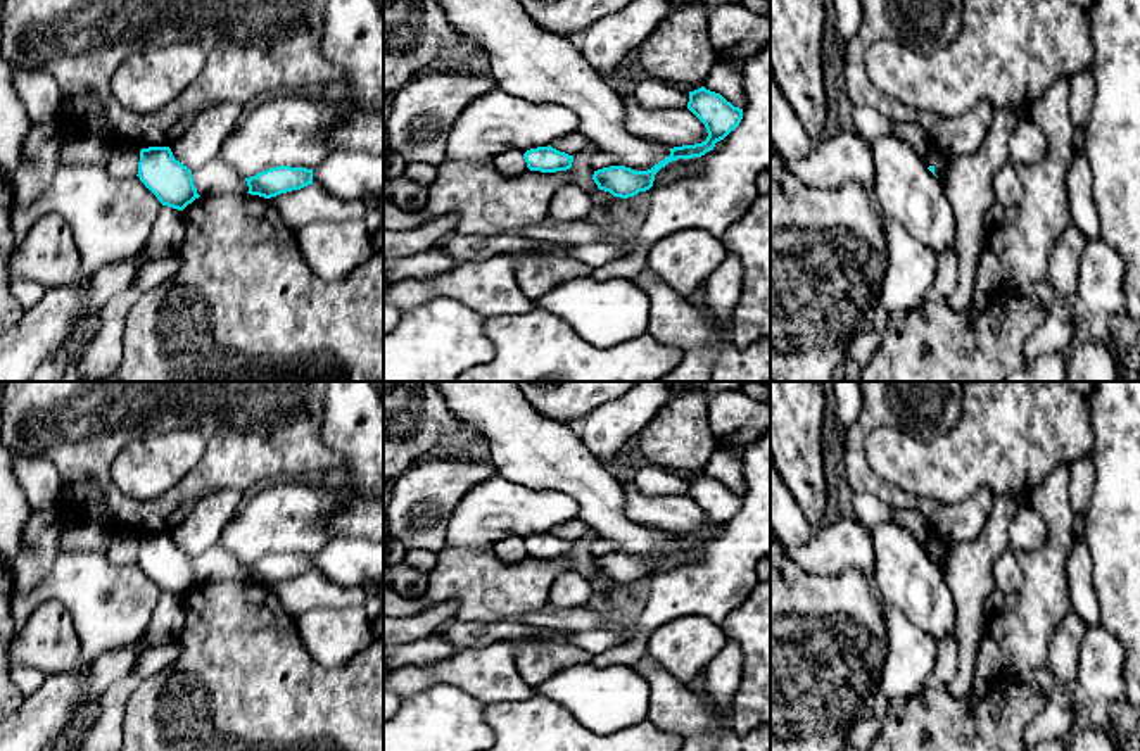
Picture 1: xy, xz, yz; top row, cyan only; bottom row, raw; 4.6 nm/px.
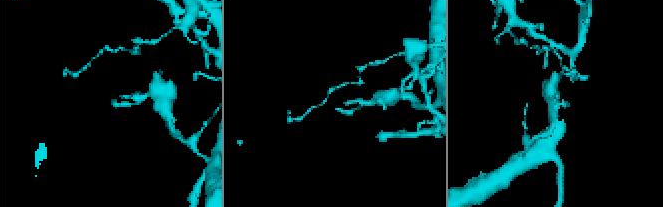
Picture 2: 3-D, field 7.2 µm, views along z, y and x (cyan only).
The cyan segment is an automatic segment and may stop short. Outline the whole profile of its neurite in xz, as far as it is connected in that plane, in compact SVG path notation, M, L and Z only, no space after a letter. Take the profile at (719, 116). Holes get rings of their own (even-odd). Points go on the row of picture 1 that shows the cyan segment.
M705 86L689 92L687 109L705 124L706 140L694 145L670 148L670 155L655 164L648 171L634 171L625 166L610 166L594 171L592 180L599 190L610 192L613 197L629 199L653 186L655 174L668 162L677 159L701 157L713 150L715 143L734 131L741 119L743 109L734 107L720 93Z

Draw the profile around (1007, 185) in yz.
M1009 161L993 178L997 204L1004 209L1017 207L1023 199L1023 183L1017 176L1014 162Z

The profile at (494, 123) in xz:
M499 86L491 88L454 119L446 142L446 162L494 161L510 150L548 147L579 128L577 114L567 107L527 102Z

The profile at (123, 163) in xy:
M117 145L111 148L107 173L114 178L135 178L138 174L140 150L131 145Z

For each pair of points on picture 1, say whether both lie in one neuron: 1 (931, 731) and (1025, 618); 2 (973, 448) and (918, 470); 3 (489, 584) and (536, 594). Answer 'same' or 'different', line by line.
1: same
2: same
3: same

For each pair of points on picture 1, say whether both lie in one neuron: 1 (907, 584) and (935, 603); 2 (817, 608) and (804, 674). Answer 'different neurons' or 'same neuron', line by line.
1: same neuron
2: same neuron

